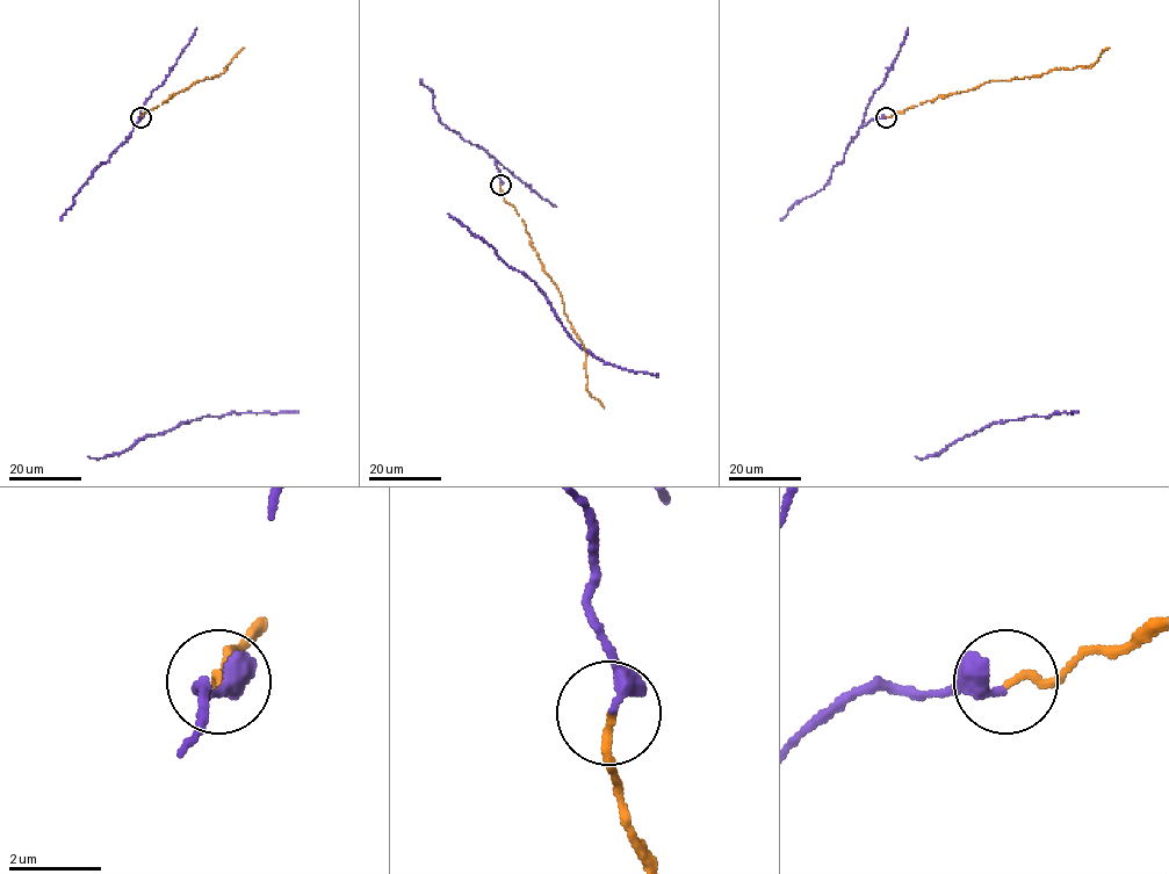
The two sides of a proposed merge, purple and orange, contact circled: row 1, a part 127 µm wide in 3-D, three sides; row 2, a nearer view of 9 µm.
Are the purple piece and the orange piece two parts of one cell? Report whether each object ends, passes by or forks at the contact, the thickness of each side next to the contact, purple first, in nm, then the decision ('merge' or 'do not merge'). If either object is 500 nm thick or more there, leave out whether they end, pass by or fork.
purple passes by; orange ends; calibres 240 and 160 nm; merge

